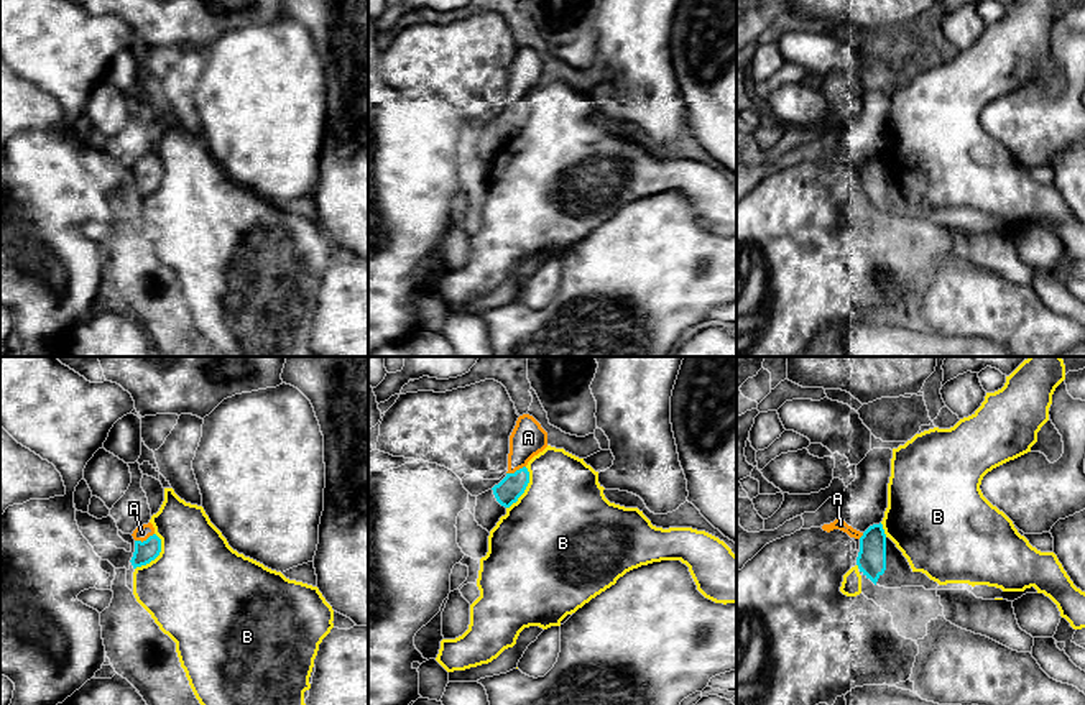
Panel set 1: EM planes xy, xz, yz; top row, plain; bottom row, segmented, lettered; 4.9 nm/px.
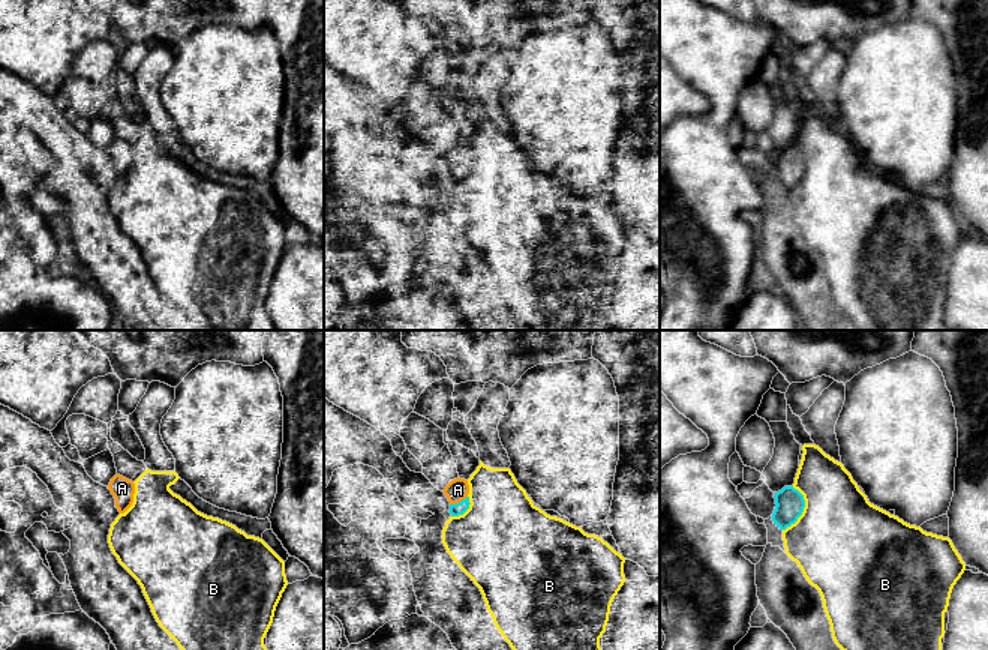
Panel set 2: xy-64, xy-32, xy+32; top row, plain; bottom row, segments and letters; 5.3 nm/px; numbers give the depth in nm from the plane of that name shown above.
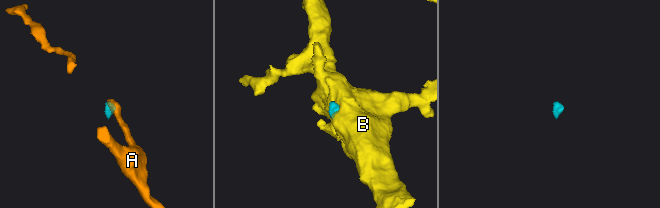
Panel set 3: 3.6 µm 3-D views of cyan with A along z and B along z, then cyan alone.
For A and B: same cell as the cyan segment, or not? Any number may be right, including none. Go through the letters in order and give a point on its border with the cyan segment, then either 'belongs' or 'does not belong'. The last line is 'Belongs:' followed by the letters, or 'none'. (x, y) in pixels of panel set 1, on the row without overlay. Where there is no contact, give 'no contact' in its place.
A: xy (143, 173) | belongs
B: xy (156, 188) | does not belong
Belongs: A

